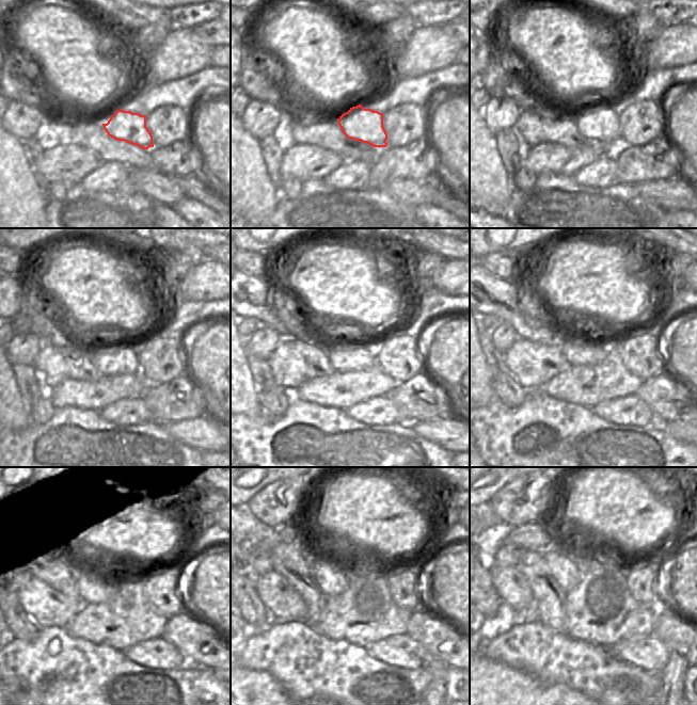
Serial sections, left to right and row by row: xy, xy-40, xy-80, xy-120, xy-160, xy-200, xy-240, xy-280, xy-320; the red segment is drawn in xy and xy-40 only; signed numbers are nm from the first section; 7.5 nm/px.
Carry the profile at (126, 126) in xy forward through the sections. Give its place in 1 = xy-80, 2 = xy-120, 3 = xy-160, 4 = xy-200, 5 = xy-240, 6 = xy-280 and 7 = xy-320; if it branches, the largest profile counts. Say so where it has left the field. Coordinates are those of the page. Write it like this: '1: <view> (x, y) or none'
1: xy-80 (599, 122)
2: xy-120 (114, 358)
3: xy-160 (344, 357)
4: xy-200 (576, 350)
5: xy-240 (93, 589)
6: xy-280 (332, 579)
7: xy-320 (558, 561)

